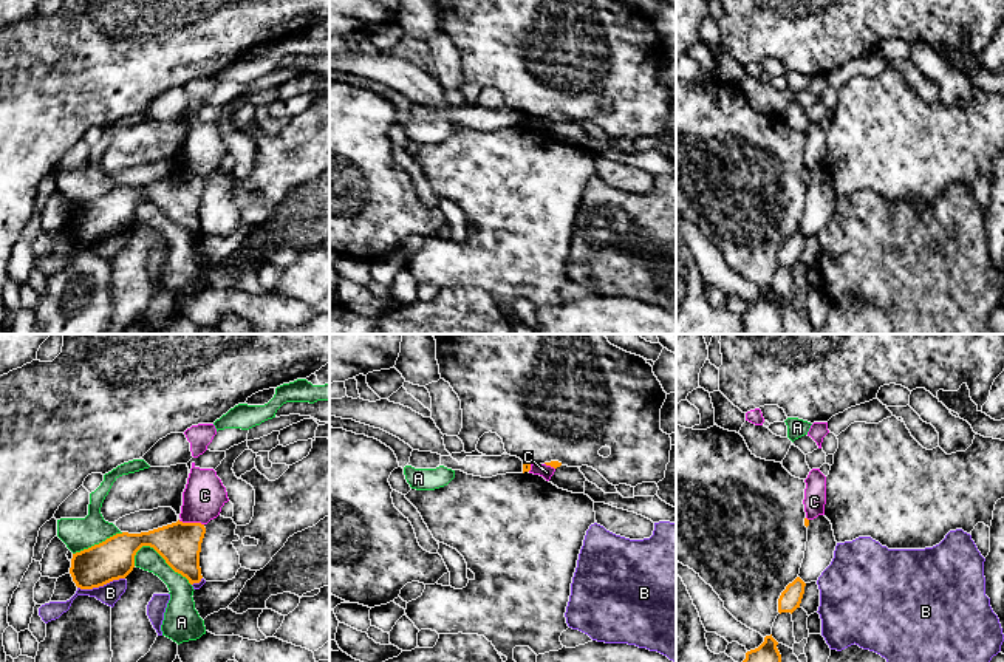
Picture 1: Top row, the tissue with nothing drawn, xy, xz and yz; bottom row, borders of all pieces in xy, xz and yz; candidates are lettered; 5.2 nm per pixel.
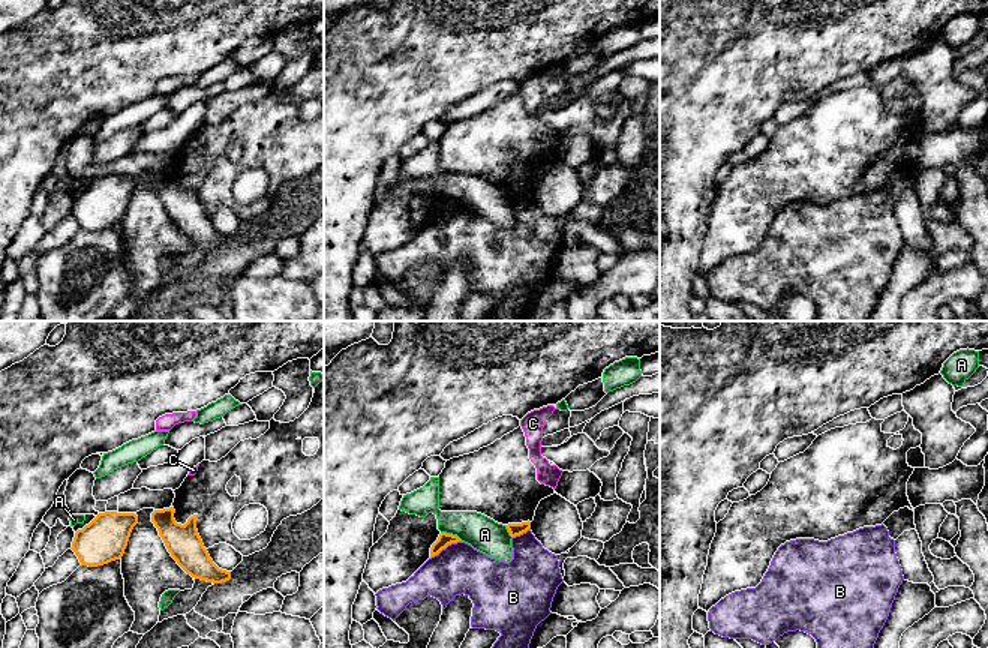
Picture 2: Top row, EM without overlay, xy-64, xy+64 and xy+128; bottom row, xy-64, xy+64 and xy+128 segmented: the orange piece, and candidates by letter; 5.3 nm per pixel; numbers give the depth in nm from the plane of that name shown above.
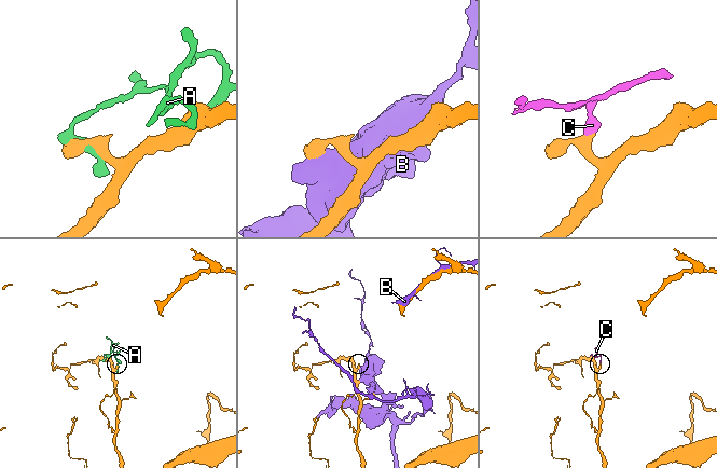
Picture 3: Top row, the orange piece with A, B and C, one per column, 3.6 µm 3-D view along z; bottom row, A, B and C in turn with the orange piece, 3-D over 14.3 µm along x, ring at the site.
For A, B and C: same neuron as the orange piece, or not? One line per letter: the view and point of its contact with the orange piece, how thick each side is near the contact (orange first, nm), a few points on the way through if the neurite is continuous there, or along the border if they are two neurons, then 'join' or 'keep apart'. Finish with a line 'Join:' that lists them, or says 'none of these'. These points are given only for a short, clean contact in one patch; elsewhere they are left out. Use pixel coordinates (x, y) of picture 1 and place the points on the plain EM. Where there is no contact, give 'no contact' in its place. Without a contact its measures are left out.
A: xy (164, 212) | 220/130 nm | keep apart
B: xy (101, 238) | 220/110 nm | keep apart
C: xy (191, 177) | 220/220 nm | along xy (178, 174), (203, 178) | keep apart
Join: none of these

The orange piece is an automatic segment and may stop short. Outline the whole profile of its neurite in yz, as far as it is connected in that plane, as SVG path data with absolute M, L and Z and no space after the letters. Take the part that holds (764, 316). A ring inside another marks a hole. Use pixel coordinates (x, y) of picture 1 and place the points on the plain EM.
M770 289L764 295L746 306L743 314L743 334L783 334L781 308L777 302L778 295Z

